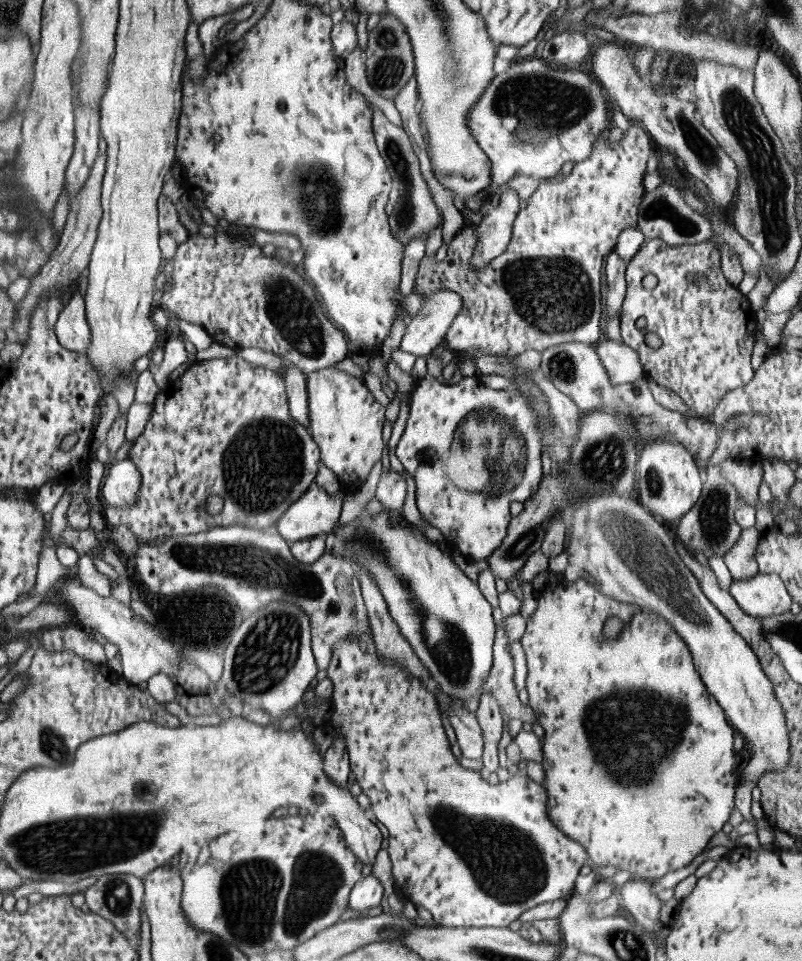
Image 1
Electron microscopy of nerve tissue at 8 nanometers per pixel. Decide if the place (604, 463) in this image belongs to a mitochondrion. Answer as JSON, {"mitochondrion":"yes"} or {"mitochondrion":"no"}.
{"mitochondrion":"yes"}

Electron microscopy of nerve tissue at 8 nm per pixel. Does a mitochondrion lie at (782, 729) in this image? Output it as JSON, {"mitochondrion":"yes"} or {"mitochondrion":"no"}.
{"mitochondrion":"no"}

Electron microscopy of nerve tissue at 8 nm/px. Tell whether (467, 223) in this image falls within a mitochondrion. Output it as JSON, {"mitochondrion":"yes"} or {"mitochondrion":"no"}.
{"mitochondrion":"no"}

